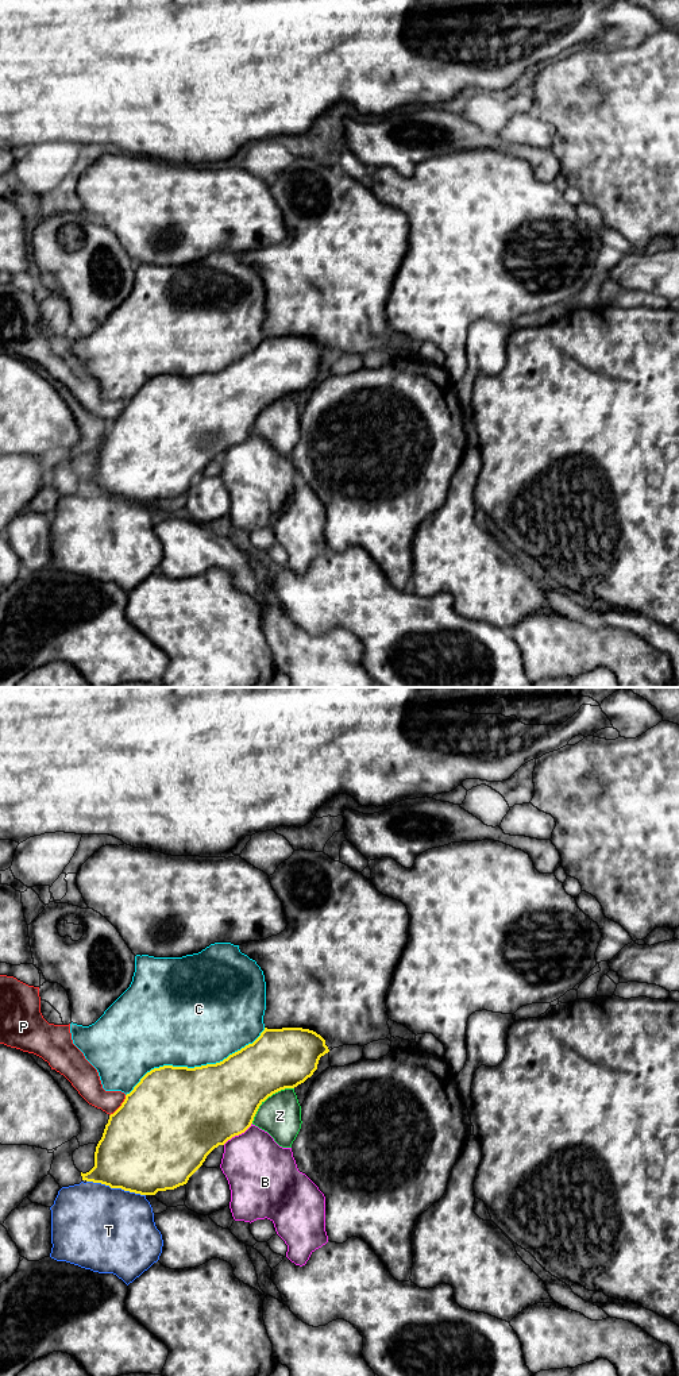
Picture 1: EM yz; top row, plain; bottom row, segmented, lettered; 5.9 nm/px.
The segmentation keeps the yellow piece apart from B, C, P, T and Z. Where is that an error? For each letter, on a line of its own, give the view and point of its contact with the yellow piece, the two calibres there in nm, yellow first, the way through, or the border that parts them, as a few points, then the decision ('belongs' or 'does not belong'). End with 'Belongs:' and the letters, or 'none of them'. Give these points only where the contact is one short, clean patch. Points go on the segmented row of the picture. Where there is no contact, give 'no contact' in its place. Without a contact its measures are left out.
B: yz (238, 1134) | 480/380 nm | does not belong
C: yz (195, 1067) | 500/500 nm | does not belong
P: yz (120, 1106) | 500/160 nm | does not belong
T: yz (116, 1187) | 480/480 nm | does not belong
Z: yz (267, 1097) | 400/240 nm | does not belong
Belongs: none of them

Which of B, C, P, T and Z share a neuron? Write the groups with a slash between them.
B Z / C / P / T

